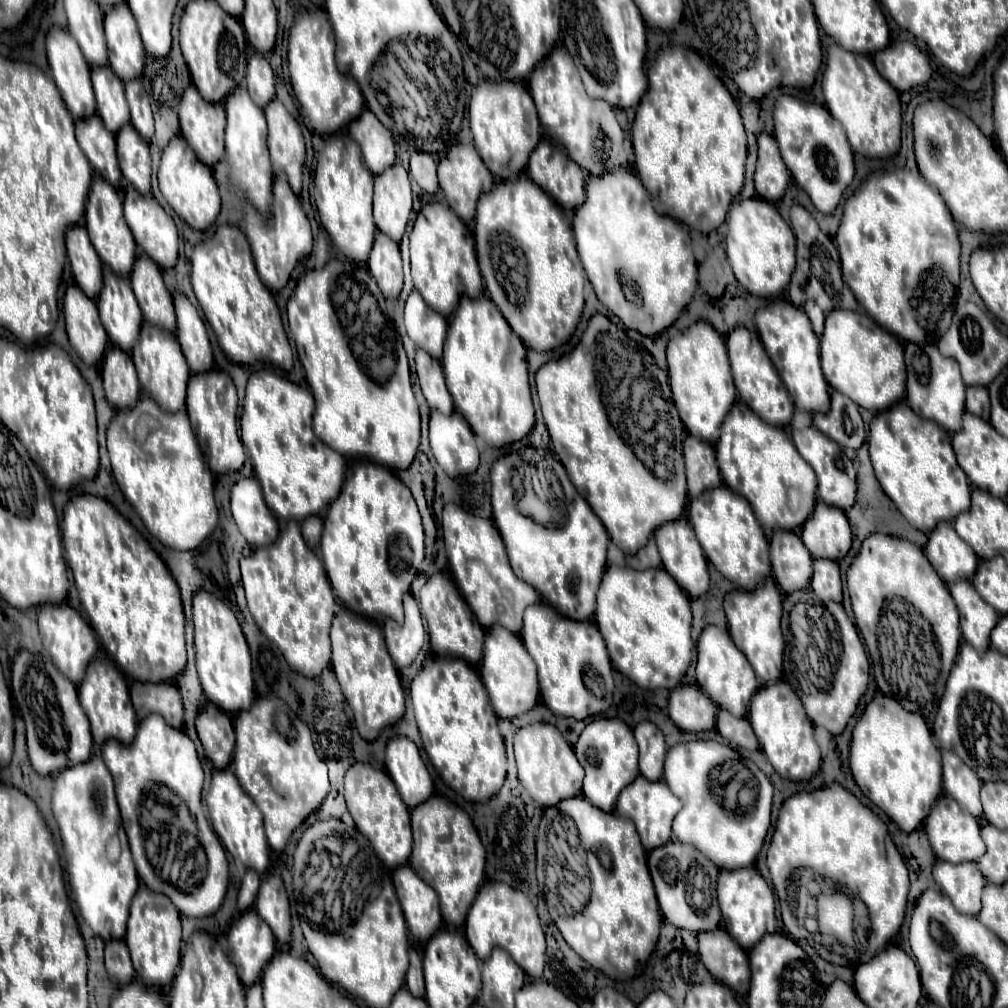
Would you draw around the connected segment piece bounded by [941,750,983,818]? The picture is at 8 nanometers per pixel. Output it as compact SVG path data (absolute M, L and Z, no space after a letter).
M941 752L943 758L943 792L947 796L953 796L965 812L971 816L981 818L981 800L979 800L979 790L981 790L981 780L977 774L961 762L961 758L955 752Z

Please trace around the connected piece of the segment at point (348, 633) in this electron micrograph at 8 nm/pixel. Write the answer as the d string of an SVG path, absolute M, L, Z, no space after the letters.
M345 608L339 610L331 626L331 668L353 710L355 728L363 740L373 742L385 726L393 726L403 718L405 694L397 668L385 648L383 632L377 624Z

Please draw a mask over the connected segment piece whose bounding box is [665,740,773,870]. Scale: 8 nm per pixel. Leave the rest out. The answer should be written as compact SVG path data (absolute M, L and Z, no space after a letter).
M713 740L681 742L667 752L665 784L669 784L669 790L677 798L683 800L683 808L675 816L675 822L673 822L675 838L683 844L693 844L701 854L709 856L709 860L713 860L713 864L717 864L717 868L737 870L737 868L753 866L755 858L763 846L763 840L771 826L773 785L757 767L755 768L755 778L757 778L757 783L761 784L761 792L757 792L755 808L749 810L745 816L737 816L733 812L723 810L719 806L717 798L709 791L709 786L711 786L709 772L713 770L713 764L721 764L721 760L725 760L725 756L729 756L729 746L723 746Z

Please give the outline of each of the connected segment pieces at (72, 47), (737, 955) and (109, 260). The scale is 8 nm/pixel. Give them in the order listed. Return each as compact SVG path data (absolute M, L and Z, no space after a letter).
M53 28L47 36L47 60L51 68L51 76L55 86L59 88L65 106L69 108L73 120L91 118L97 112L93 88L91 88L91 68L85 64L85 58L81 56L79 44L73 40L73 36L61 28Z
M723 928L699 934L697 940L703 966L733 992L747 994L751 972L745 950Z
M95 176L91 184L87 210L85 210L85 228L89 232L89 240L97 250L101 262L107 264L117 276L127 278L129 268L133 268L133 260L137 258L137 244L121 212L121 194L109 182L101 180L101 176Z

